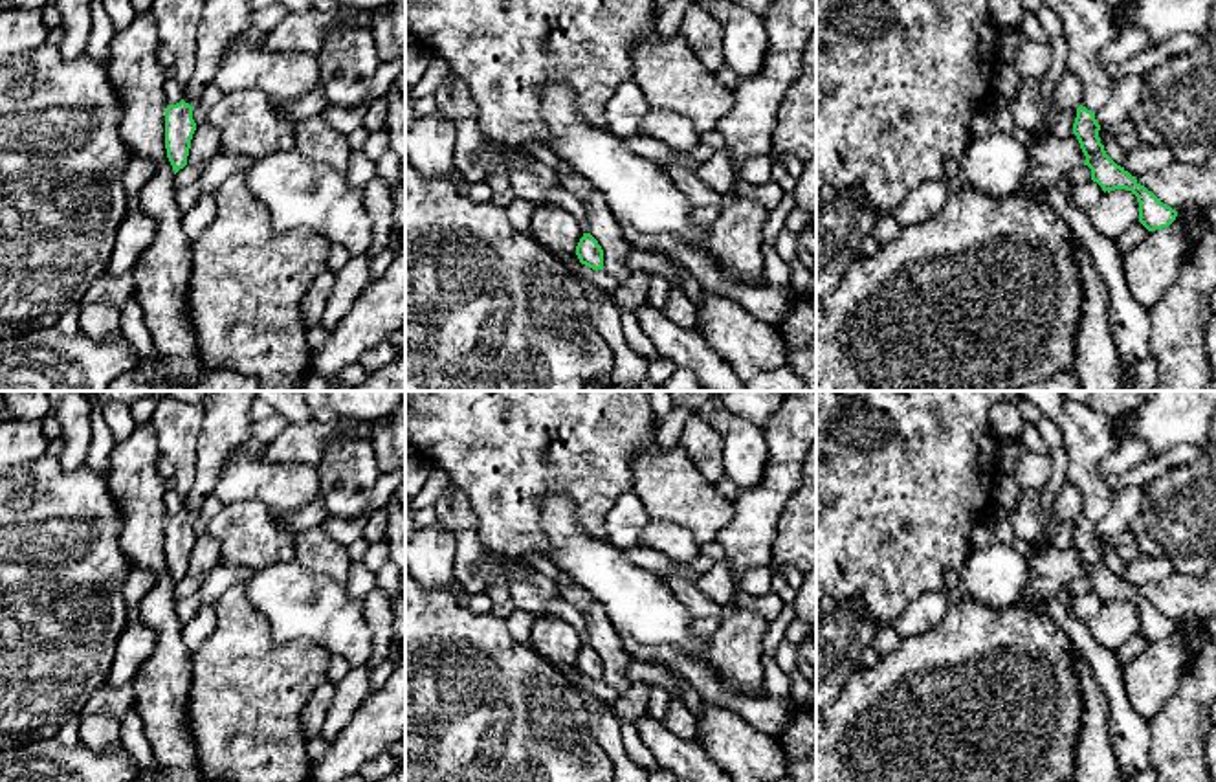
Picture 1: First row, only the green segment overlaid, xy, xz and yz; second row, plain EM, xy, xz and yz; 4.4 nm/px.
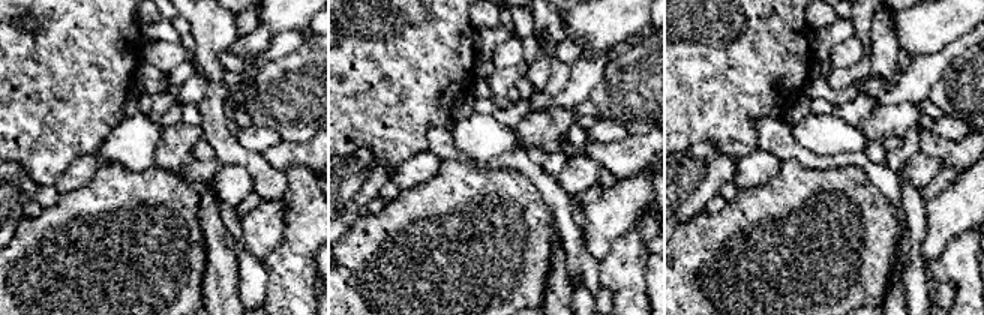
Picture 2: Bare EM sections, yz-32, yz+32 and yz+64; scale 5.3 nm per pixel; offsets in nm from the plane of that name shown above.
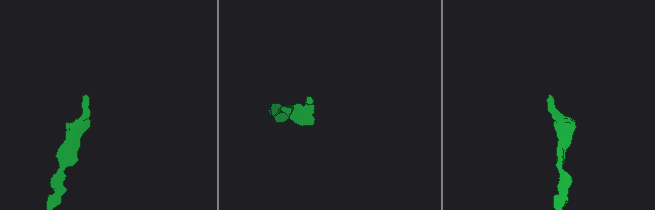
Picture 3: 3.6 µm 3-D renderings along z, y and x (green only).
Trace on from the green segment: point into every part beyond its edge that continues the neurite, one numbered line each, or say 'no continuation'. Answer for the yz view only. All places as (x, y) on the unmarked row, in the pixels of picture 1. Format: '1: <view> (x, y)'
1: yz (1086, 437)

